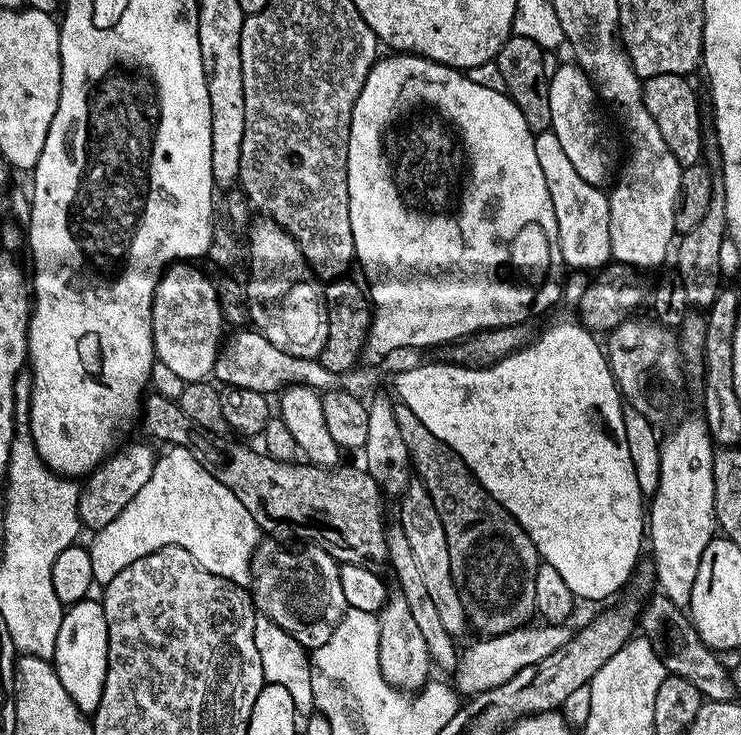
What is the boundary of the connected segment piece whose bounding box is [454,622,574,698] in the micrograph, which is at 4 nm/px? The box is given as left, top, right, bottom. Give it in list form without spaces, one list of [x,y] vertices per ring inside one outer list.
[[[536,622],[531,626],[515,628],[501,636],[485,635],[477,644],[459,653],[454,673],[454,688],[457,693],[471,698],[486,690],[494,690],[494,686],[502,686],[502,682],[510,682],[518,670],[526,670],[526,666],[534,666],[534,662],[542,662],[554,650],[562,650],[566,642],[574,635],[573,629],[564,624]]]

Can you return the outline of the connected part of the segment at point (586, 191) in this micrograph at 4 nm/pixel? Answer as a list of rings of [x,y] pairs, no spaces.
[[[551,130],[535,133],[534,150],[538,153],[538,162],[542,166],[542,174],[546,177],[546,190],[550,190],[550,202],[554,202],[554,218],[558,218],[558,242],[562,250],[565,265],[572,270],[600,270],[612,260],[610,250],[610,206],[608,192],[604,188],[595,188],[586,178],[578,175],[578,170],[566,158],[562,145]]]

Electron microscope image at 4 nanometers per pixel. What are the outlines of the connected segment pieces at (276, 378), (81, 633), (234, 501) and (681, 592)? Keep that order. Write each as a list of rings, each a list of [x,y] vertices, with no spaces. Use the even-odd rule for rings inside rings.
[[[255,330],[236,332],[220,345],[216,356],[214,376],[220,379],[224,388],[258,390],[265,394],[276,394],[289,388],[291,384],[304,384],[307,388],[328,390],[333,387],[334,374],[320,365],[319,359],[307,360],[294,354],[286,354],[274,346],[264,335]],[[229,339],[229,340],[228,340]],[[273,392],[273,393],[272,393]]]
[[[99,599],[79,600],[65,611],[62,630],[58,630],[58,646],[51,661],[78,710],[85,714],[95,712],[98,702],[102,702],[102,686],[108,669],[108,627],[104,606]]]
[[[172,446],[165,452],[168,453],[157,459],[150,482],[87,545],[95,583],[107,586],[130,562],[138,562],[138,558],[146,558],[146,554],[162,546],[182,546],[210,574],[218,574],[241,586],[251,585],[252,556],[262,542],[262,533],[254,518],[250,518],[250,510],[210,470],[203,468],[190,450]]]
[[[685,418],[669,432],[672,433],[668,437],[665,435],[660,445],[662,478],[646,512],[646,536],[650,548],[652,544],[652,562],[660,582],[659,591],[670,598],[670,602],[688,606],[692,603],[694,578],[698,578],[702,550],[706,550],[718,532],[714,484],[716,452],[703,419]]]

